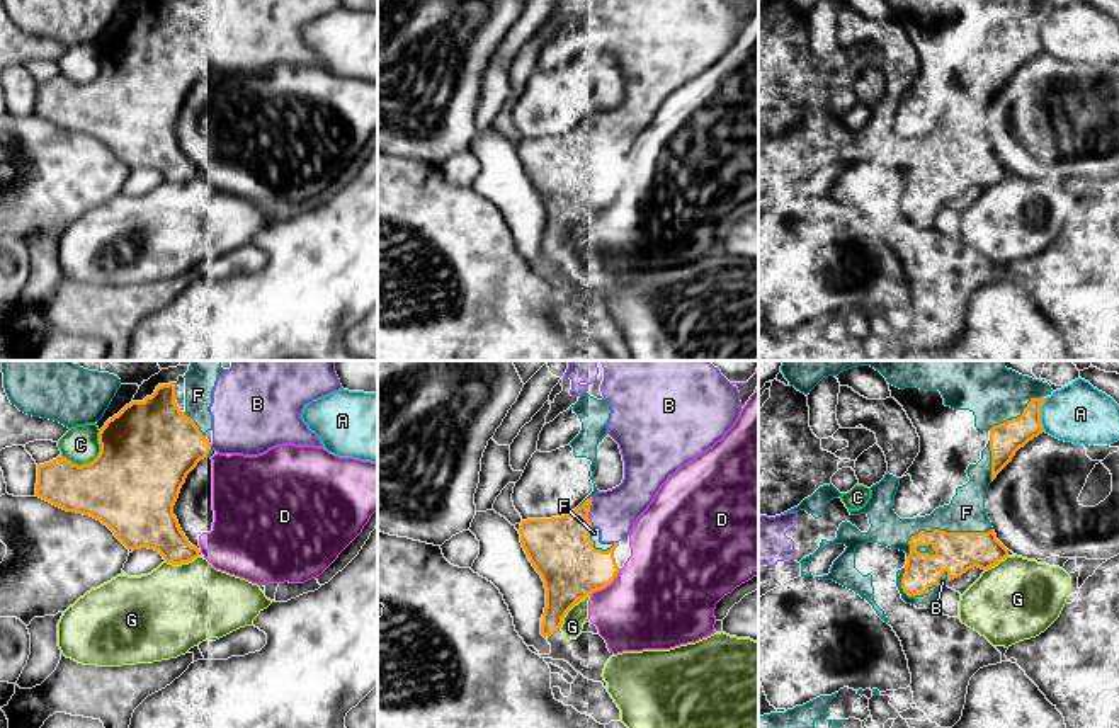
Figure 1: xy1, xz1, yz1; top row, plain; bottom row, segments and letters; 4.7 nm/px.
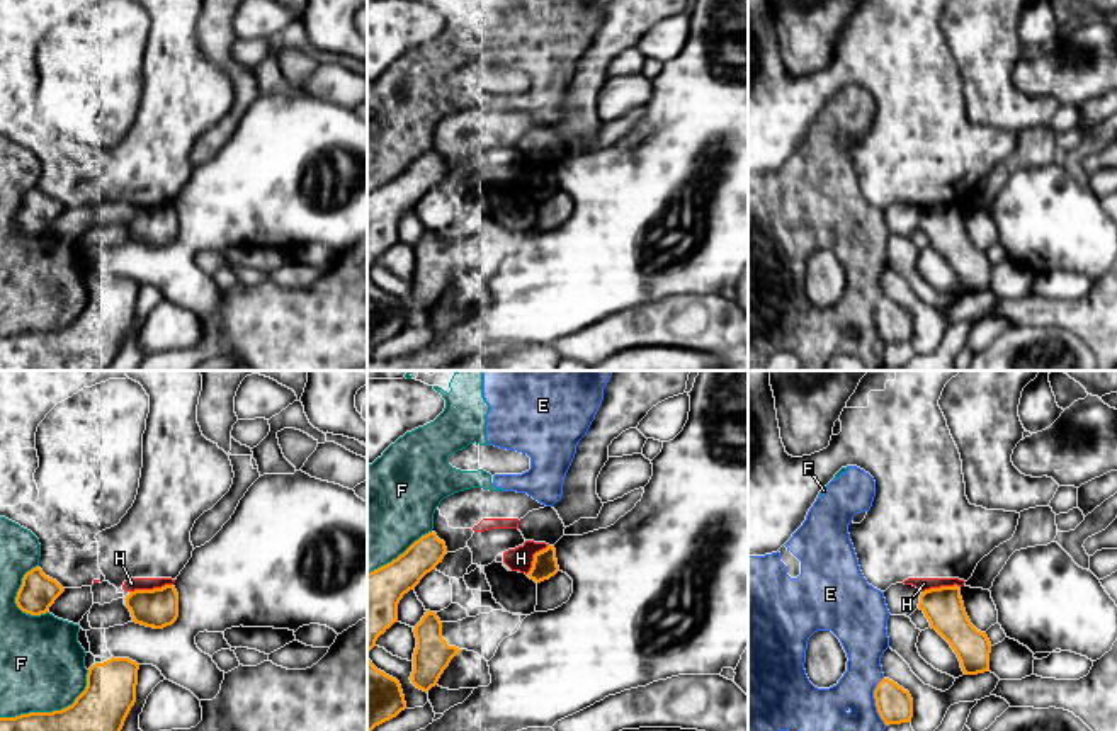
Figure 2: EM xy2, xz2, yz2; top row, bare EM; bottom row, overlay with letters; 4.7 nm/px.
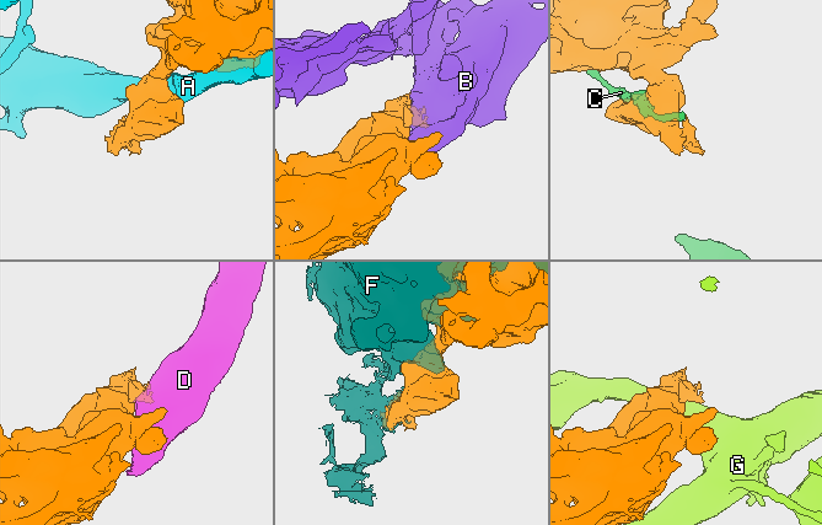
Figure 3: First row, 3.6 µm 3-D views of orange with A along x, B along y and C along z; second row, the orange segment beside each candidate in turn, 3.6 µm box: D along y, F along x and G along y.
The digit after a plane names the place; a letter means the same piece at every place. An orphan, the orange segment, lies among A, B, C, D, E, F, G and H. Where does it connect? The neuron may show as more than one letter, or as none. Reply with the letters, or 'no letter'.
B

